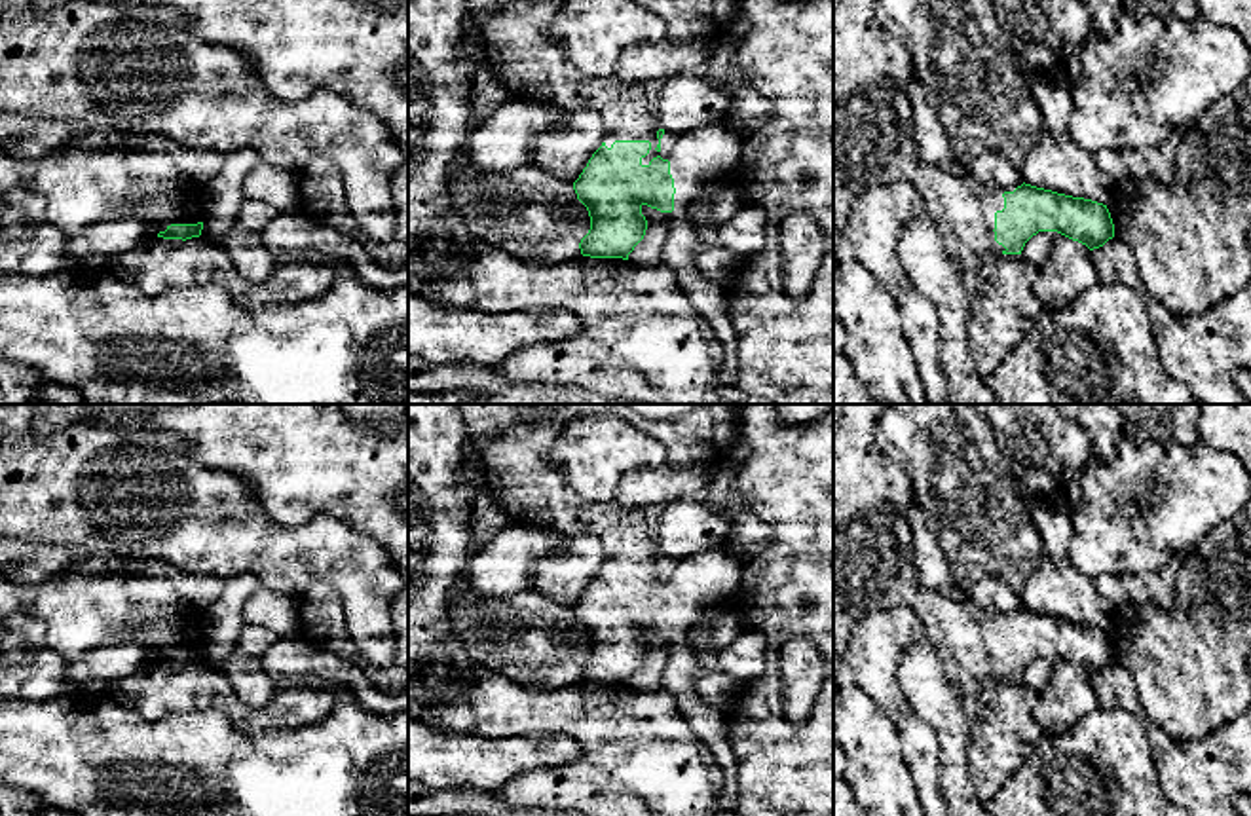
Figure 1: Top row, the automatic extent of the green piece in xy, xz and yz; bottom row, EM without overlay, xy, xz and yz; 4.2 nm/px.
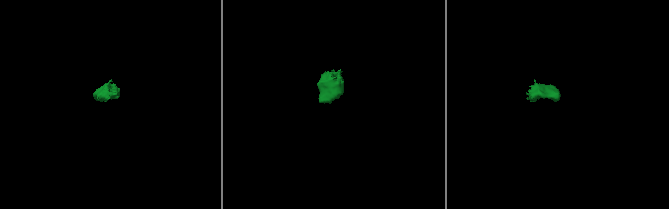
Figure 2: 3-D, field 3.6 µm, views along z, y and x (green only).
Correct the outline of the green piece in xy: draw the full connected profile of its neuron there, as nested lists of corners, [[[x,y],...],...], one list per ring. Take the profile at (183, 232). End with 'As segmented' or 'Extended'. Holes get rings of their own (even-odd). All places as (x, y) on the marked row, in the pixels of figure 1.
[[[203,222],[197,224],[171,224],[167,226],[165,232],[159,232],[158,237],[163,239],[192,239],[192,237],[199,237],[203,230]]]. As segmented

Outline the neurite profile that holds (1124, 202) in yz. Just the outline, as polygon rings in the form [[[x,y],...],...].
[[[1234,91],[1175,137],[1175,182],[1126,178],[1107,209],[1114,237],[1135,256],[1141,287],[1177,315],[1202,315],[1251,283],[1251,93]]]

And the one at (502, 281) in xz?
[[[475,241],[475,252],[471,279],[478,311],[558,307],[581,321],[577,336],[526,345],[492,368],[509,383],[585,389],[632,404],[721,404],[721,345],[663,258],[636,266],[623,258],[579,254],[562,264],[537,266],[482,241]]]

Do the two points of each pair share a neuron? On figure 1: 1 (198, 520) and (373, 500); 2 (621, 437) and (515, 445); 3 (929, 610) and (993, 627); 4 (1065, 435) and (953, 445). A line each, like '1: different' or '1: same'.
1: different
2: different
3: same
4: different

